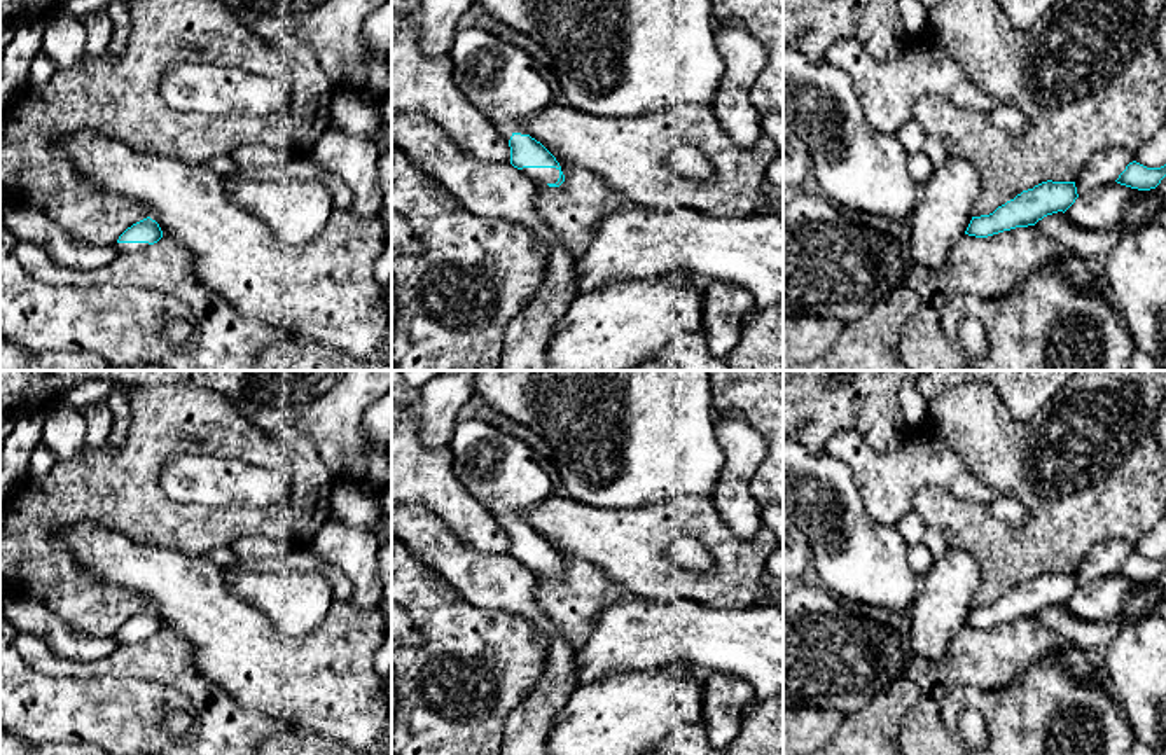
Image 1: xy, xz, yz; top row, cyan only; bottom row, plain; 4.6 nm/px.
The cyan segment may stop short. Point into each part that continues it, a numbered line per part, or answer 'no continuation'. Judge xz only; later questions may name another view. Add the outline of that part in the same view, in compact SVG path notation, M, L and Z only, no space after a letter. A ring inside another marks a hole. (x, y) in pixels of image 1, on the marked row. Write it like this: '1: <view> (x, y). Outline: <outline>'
1: xz (539, 175). Outline: M523 168L521 171L535 184L556 184L559 178L559 170L556 168Z

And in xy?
1: xy (121, 247). Outline: M117 243L117 253L133 253L147 248L149 243Z

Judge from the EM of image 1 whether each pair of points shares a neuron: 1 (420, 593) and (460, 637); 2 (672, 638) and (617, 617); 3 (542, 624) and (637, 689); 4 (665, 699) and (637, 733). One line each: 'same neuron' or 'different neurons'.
1: same neuron
2: same neuron
3: different neurons
4: same neuron

